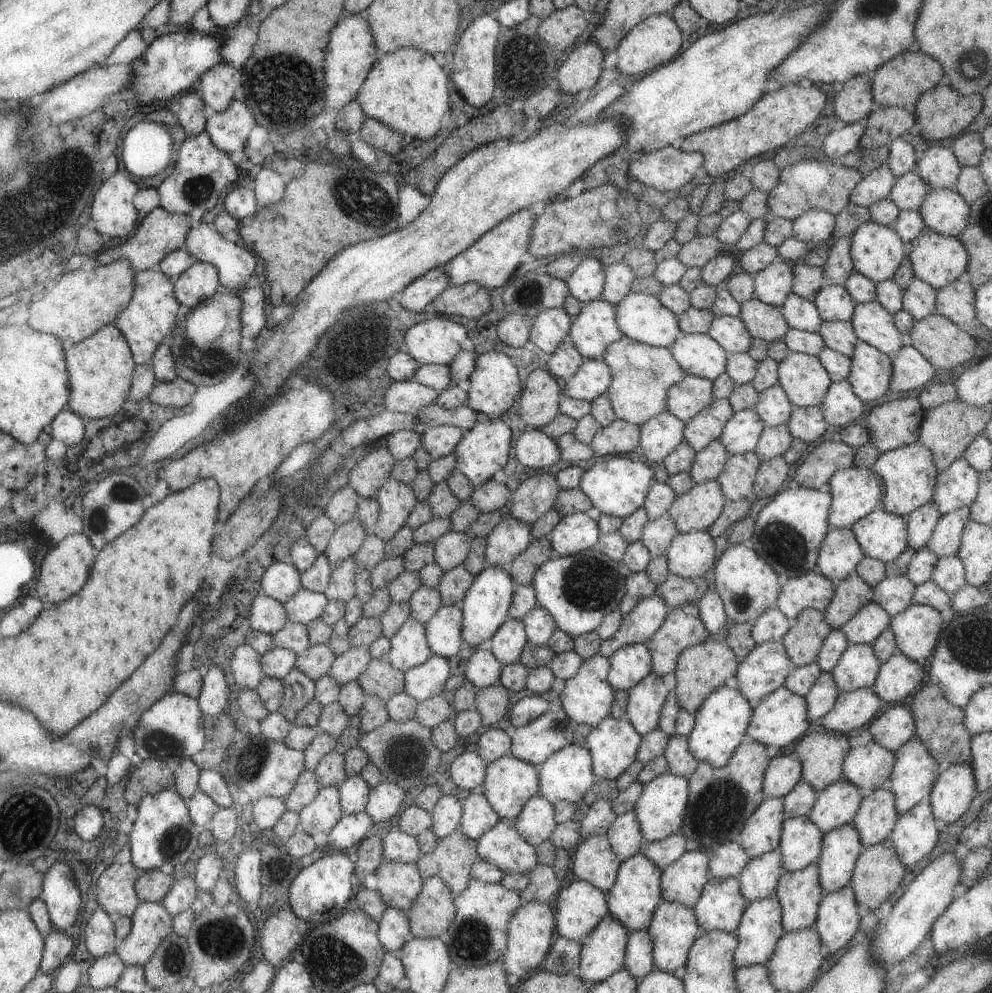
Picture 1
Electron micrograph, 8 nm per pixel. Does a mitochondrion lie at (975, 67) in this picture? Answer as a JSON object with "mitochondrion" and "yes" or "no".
{"mitochondrion":"yes"}

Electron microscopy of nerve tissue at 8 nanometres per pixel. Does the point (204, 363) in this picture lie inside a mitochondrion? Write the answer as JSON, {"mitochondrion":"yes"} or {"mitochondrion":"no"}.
{"mitochondrion":"yes"}

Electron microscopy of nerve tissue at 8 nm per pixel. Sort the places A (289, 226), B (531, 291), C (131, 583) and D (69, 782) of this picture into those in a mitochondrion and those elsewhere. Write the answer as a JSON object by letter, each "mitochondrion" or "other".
{"A":"other","B":"mitochondrion","C":"other","D":"other"}

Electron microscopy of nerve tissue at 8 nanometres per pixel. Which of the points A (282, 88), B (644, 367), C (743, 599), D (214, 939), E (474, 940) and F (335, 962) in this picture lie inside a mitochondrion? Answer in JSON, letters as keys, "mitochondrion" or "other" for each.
{"A":"mitochondrion","B":"mitochondrion","C":"mitochondrion","D":"mitochondrion","E":"mitochondrion","F":"mitochondrion"}

